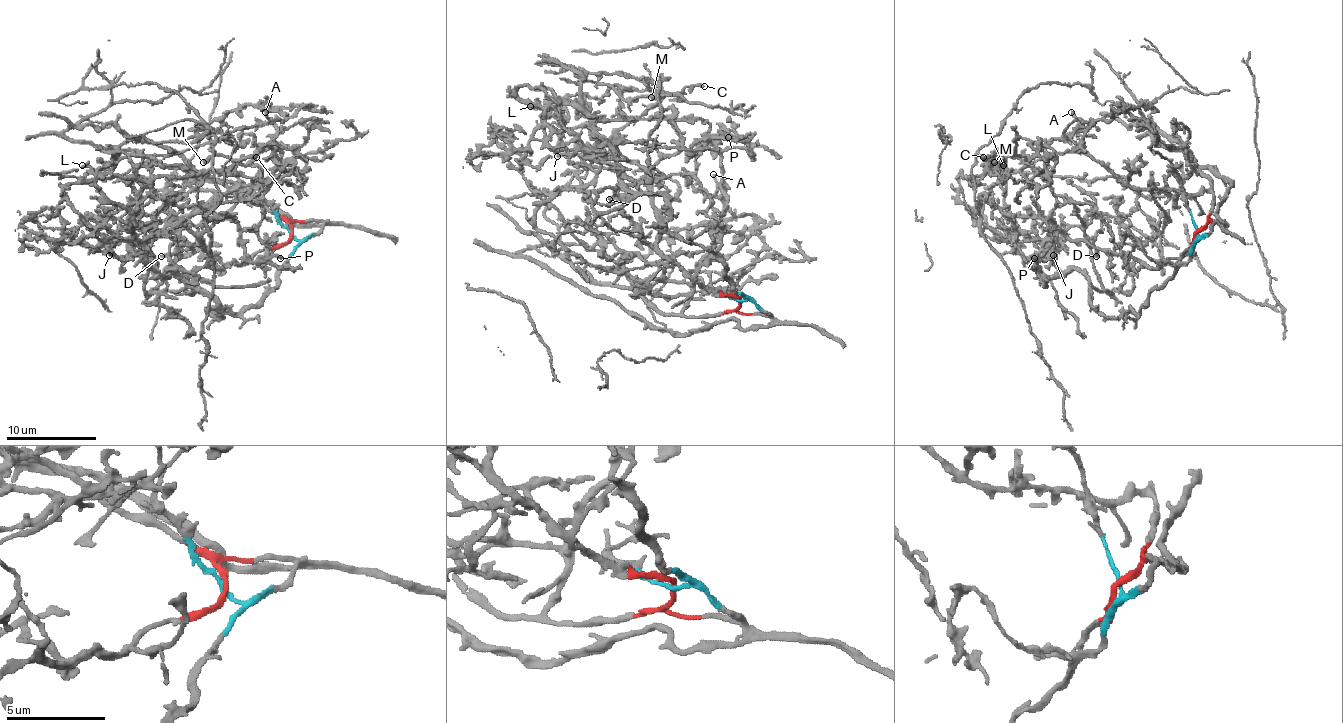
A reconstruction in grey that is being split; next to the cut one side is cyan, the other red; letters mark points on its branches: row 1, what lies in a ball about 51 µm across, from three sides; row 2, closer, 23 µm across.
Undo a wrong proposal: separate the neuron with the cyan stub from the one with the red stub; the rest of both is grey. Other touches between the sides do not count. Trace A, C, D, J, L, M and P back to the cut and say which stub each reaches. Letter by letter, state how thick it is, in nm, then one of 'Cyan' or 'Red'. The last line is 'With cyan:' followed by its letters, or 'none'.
A: Thickness 200 nm. Red
C: Thickness 260 nm. Cyan
D: Thickness 280 nm. Red
J: Thickness 170 nm. Red
L: Thickness 280 nm. Cyan
M: Thickness 220 nm. Cyan
P: Thickness 220 nm. Red
With cyan: C, L, M

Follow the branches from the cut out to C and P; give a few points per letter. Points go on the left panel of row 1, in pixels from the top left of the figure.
C: (290, 232), (279, 281), (218, 317), (144, 259), (133, 219), (95, 183), (198, 176), (256, 156)
P: (290, 232), (245, 264), (214, 268), (200, 237), (229, 219), (243, 259), (281, 259)

